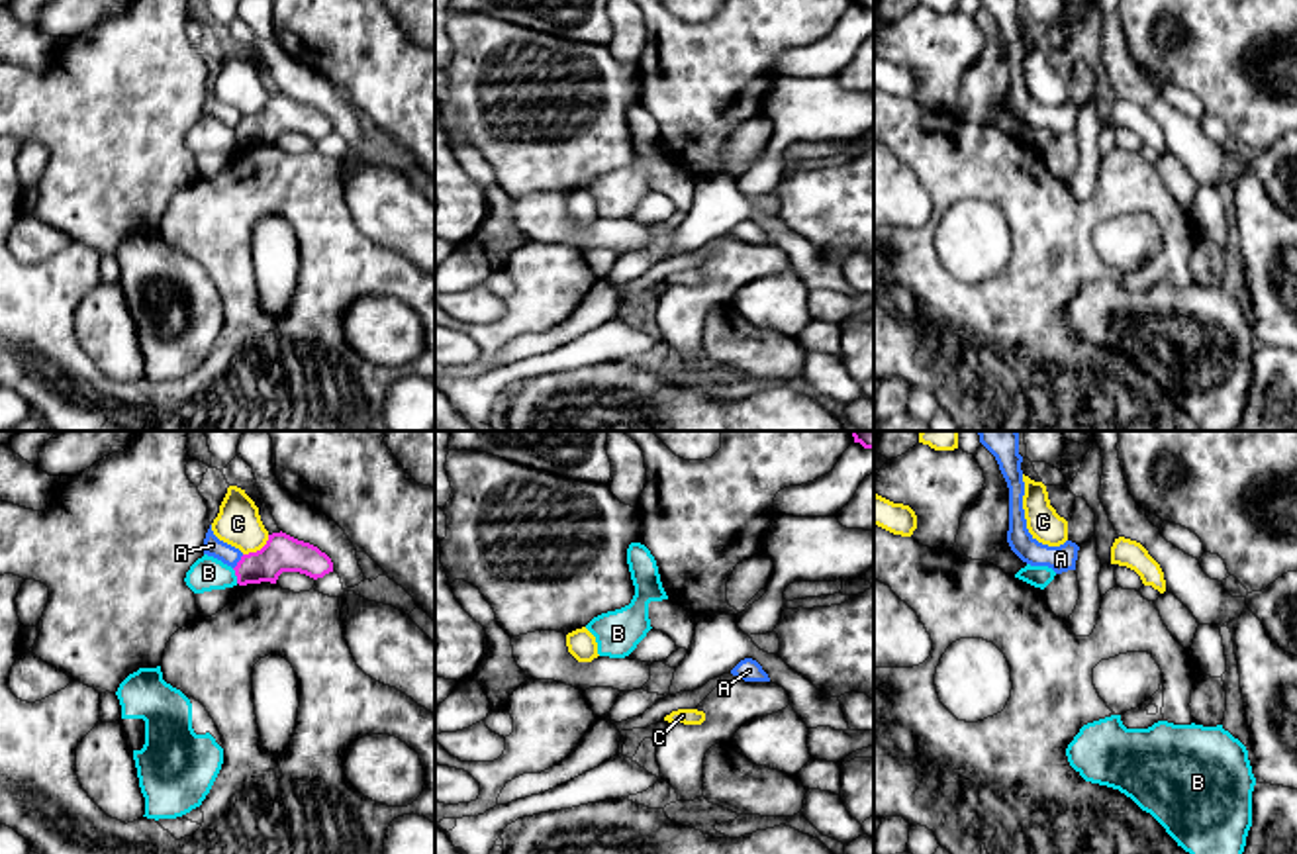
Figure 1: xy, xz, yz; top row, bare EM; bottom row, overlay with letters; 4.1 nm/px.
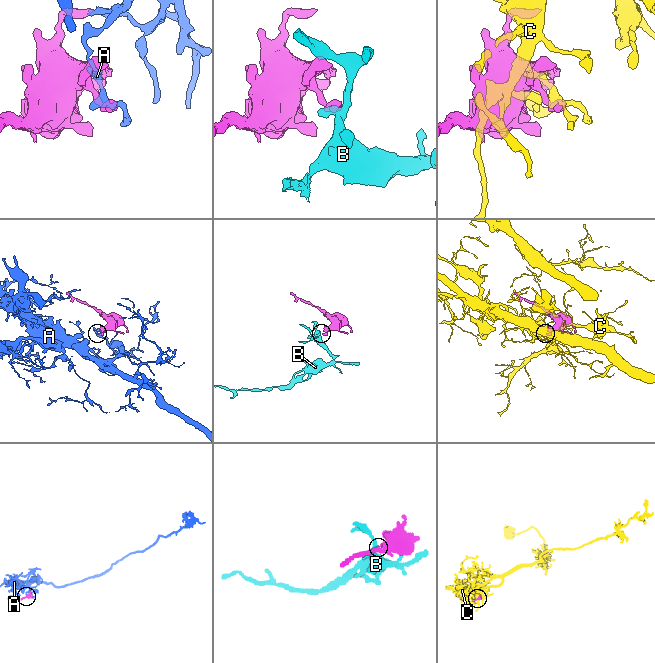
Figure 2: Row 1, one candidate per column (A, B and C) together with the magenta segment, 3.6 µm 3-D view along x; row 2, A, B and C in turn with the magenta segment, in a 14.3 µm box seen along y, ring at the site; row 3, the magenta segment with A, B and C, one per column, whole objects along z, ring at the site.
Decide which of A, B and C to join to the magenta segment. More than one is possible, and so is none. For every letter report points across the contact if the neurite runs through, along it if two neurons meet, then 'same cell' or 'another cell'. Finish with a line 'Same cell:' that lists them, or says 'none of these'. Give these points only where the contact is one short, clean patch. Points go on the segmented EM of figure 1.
A: another cell
B: border along xy (232, 569), (238, 582); another cell
C: another cell
Same cell: none of these

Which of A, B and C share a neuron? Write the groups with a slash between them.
A / B / C

